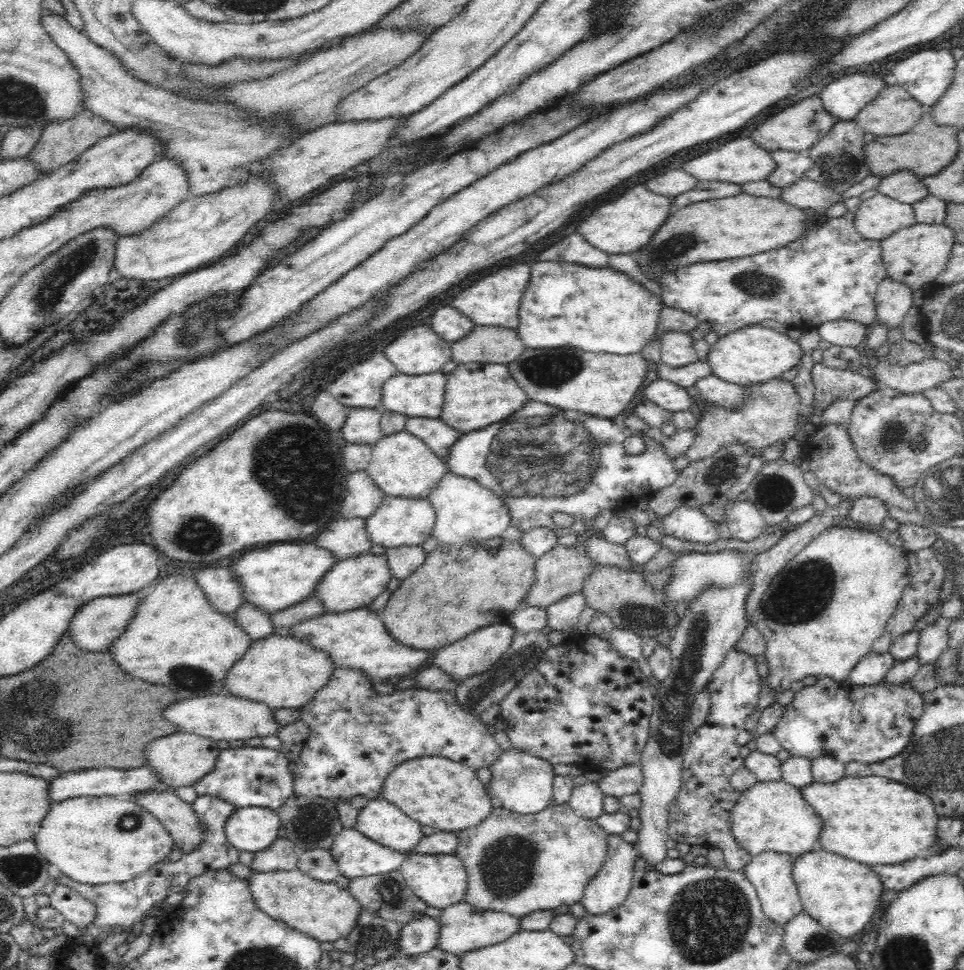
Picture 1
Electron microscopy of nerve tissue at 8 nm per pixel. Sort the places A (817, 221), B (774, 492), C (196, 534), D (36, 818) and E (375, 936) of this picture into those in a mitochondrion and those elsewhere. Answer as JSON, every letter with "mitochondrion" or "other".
{"A":"other","B":"mitochondrion","C":"mitochondrion","D":"other","E":"mitochondrion"}

